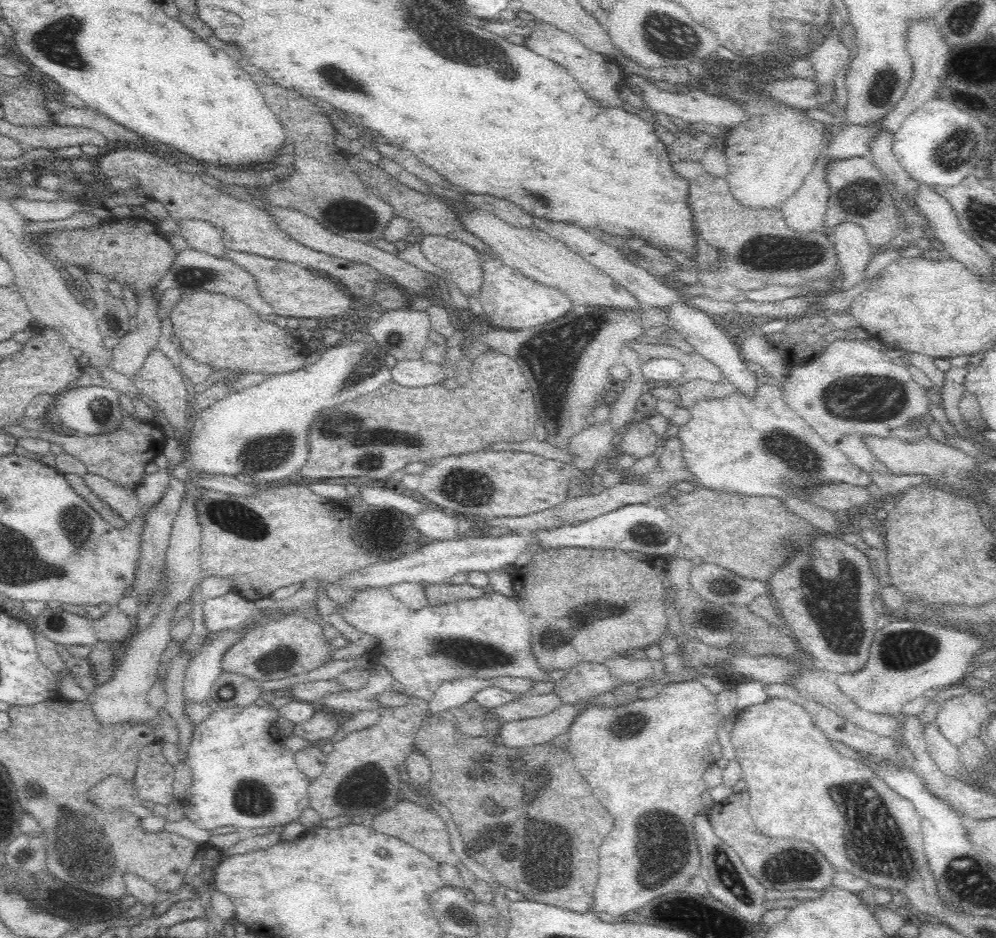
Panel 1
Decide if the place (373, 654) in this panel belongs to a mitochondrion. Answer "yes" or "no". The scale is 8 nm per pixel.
no

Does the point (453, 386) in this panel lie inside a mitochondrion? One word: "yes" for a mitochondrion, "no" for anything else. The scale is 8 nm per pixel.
no

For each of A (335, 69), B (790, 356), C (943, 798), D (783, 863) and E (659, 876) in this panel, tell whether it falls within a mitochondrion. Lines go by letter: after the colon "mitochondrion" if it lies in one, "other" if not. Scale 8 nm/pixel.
A: mitochondrion
B: other
C: other
D: mitochondrion
E: mitochondrion

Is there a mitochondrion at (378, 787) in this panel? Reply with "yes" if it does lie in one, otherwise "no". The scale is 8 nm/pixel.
no

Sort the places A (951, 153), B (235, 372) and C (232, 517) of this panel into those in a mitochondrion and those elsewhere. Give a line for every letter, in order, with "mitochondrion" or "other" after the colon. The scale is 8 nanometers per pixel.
A: mitochondrion
B: other
C: mitochondrion

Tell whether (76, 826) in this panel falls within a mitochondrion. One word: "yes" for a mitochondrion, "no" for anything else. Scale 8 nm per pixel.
yes

